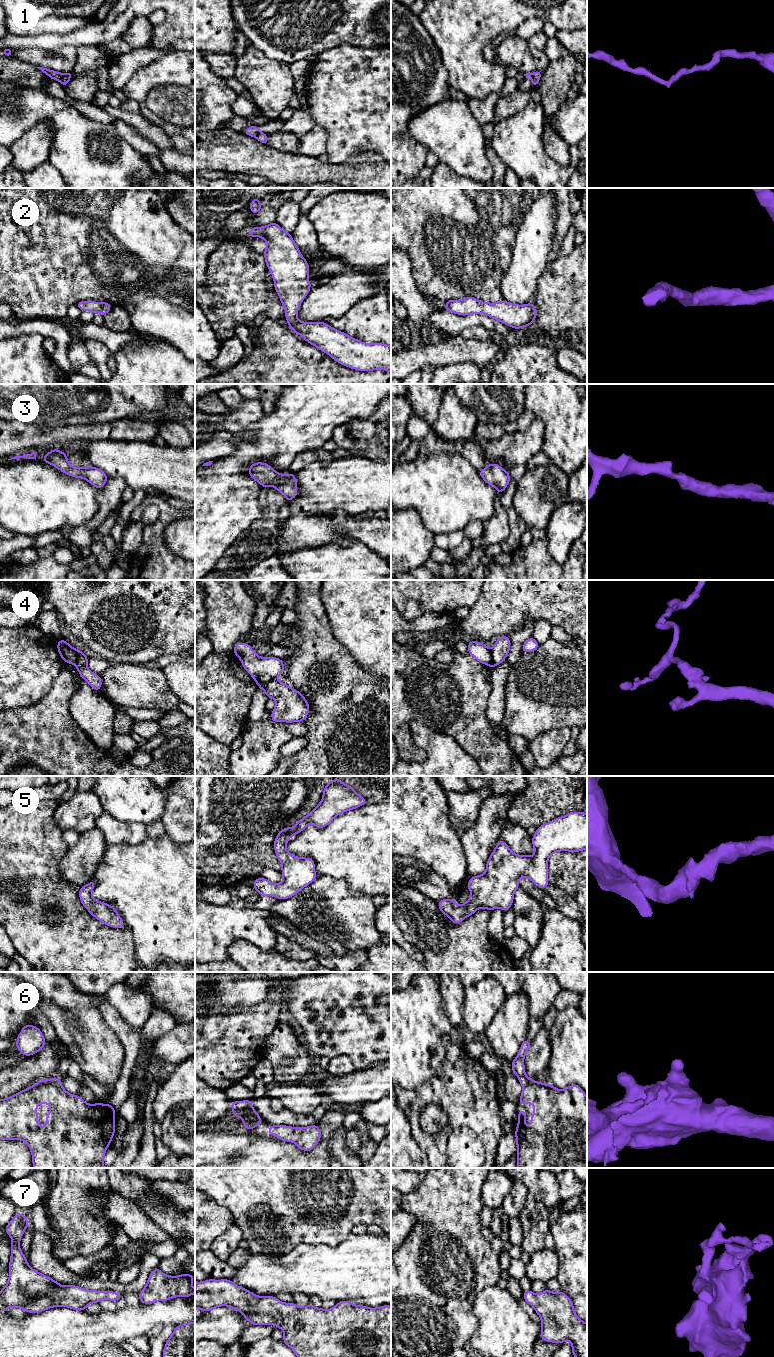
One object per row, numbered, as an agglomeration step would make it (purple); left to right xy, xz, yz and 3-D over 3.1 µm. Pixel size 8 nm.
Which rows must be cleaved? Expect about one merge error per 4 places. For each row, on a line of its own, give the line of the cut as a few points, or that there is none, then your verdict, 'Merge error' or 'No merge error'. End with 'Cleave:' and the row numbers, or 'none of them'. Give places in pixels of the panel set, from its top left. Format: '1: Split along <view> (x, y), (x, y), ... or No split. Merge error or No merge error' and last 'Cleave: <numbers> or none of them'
1: Split along xy (61, 73), (59, 80). Merge error
2: No split. No merge error
3: No split. No merge error
4: Split along xy (71, 647), (75, 653), (76, 664). Merge error
5: No split. No merge error
6: Split along xz (252, 1107), (233, 1113). Merge error
7: No split. No merge error
Cleave: 1, 4, 6

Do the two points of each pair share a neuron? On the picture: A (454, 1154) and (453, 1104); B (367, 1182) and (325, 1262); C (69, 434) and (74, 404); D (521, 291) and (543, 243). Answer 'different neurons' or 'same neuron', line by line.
A: different neurons
B: different neurons
C: different neurons
D: same neuron

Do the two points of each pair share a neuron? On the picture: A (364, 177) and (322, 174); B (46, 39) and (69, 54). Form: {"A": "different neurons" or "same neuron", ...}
{"A": "same neuron", "B": "different neurons"}

